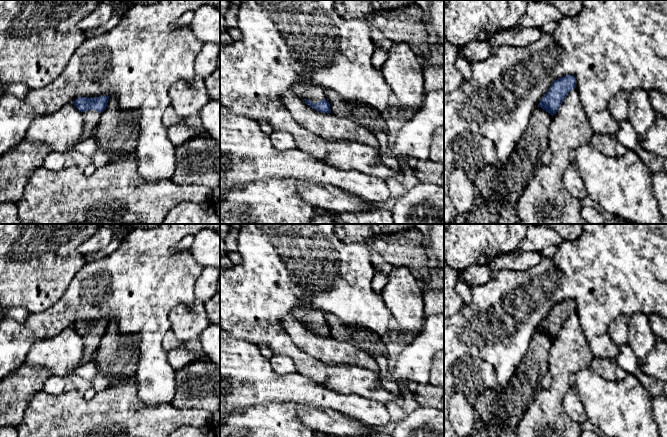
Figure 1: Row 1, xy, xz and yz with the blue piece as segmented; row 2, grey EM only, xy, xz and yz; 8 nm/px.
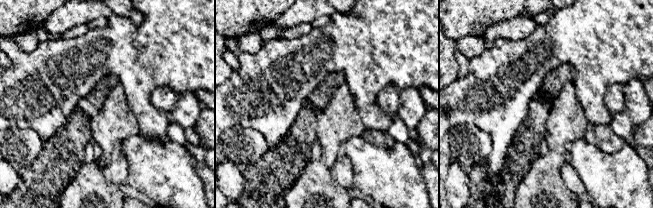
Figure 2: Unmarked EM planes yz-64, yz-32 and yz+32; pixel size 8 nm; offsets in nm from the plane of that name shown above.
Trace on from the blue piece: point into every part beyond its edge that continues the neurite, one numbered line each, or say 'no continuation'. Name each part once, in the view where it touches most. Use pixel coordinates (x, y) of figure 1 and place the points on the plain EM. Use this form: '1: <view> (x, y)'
1: xz (311, 316)

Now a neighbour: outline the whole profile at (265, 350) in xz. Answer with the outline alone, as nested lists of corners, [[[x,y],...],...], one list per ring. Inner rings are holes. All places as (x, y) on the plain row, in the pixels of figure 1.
[[[260,344],[260,345],[258,346],[258,348],[259,348],[261,354],[262,354],[265,358],[267,358],[268,360],[270,360],[270,359],[272,358],[272,356],[274,355],[273,352],[272,352],[272,350],[270,349],[270,347],[267,346],[267,345],[265,345],[265,344]]]

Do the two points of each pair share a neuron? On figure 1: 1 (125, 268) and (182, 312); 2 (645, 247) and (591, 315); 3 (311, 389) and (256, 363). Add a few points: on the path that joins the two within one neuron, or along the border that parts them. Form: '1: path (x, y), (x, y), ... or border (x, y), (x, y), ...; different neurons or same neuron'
1: border (195, 298), (170, 311), (170, 329); different neurons
2: path (628, 264), (602, 290), (600, 298); same neuron
3: path (297, 389), (281, 389), (269, 377); same neuron

